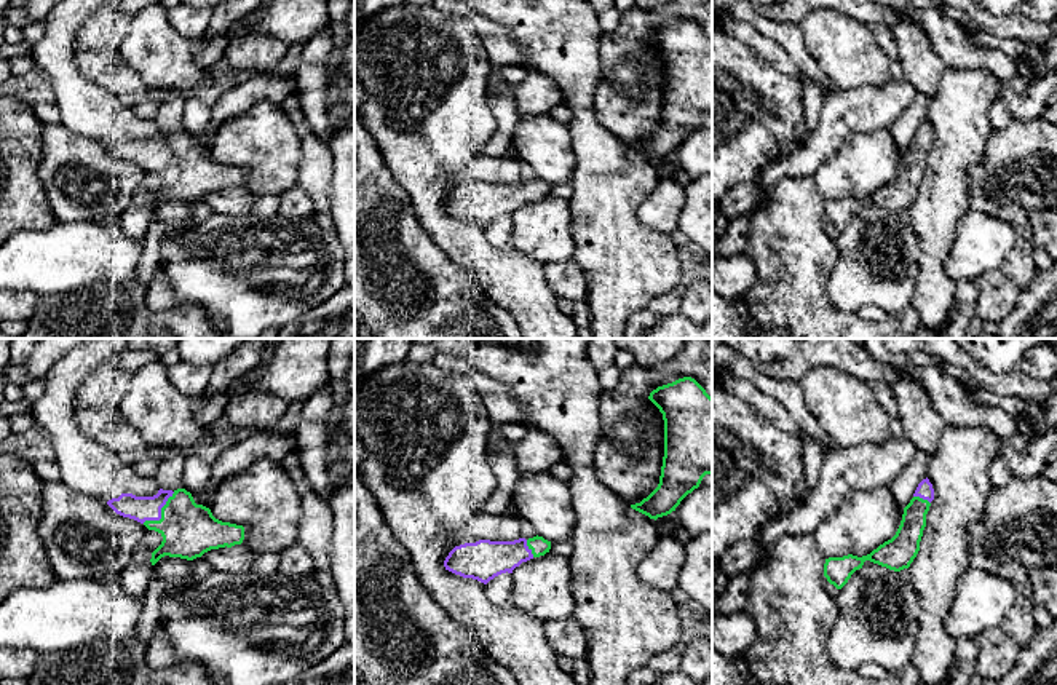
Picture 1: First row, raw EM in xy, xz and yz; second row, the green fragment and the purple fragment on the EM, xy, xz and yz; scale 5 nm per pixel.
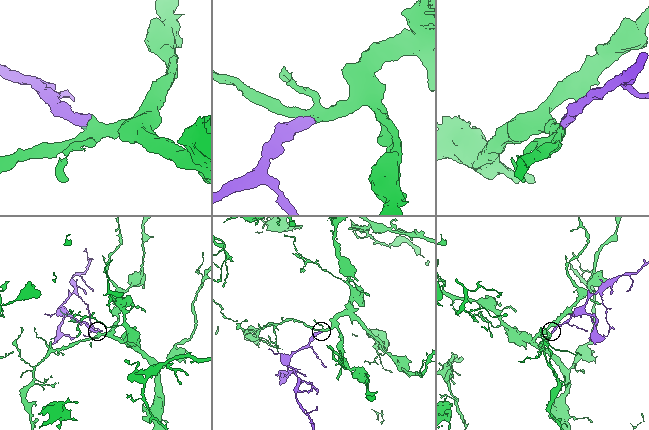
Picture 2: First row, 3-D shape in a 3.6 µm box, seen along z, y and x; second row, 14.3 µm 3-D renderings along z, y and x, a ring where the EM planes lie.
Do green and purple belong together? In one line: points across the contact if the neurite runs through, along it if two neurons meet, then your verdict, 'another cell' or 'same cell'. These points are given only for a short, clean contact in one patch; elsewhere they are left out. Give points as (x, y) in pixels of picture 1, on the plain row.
way xy (189, 173), (173, 157), (162, 157), (139, 150); same cell

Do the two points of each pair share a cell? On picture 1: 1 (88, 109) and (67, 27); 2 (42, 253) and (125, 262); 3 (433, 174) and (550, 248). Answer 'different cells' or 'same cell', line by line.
1: same cell
2: same cell
3: different cells

